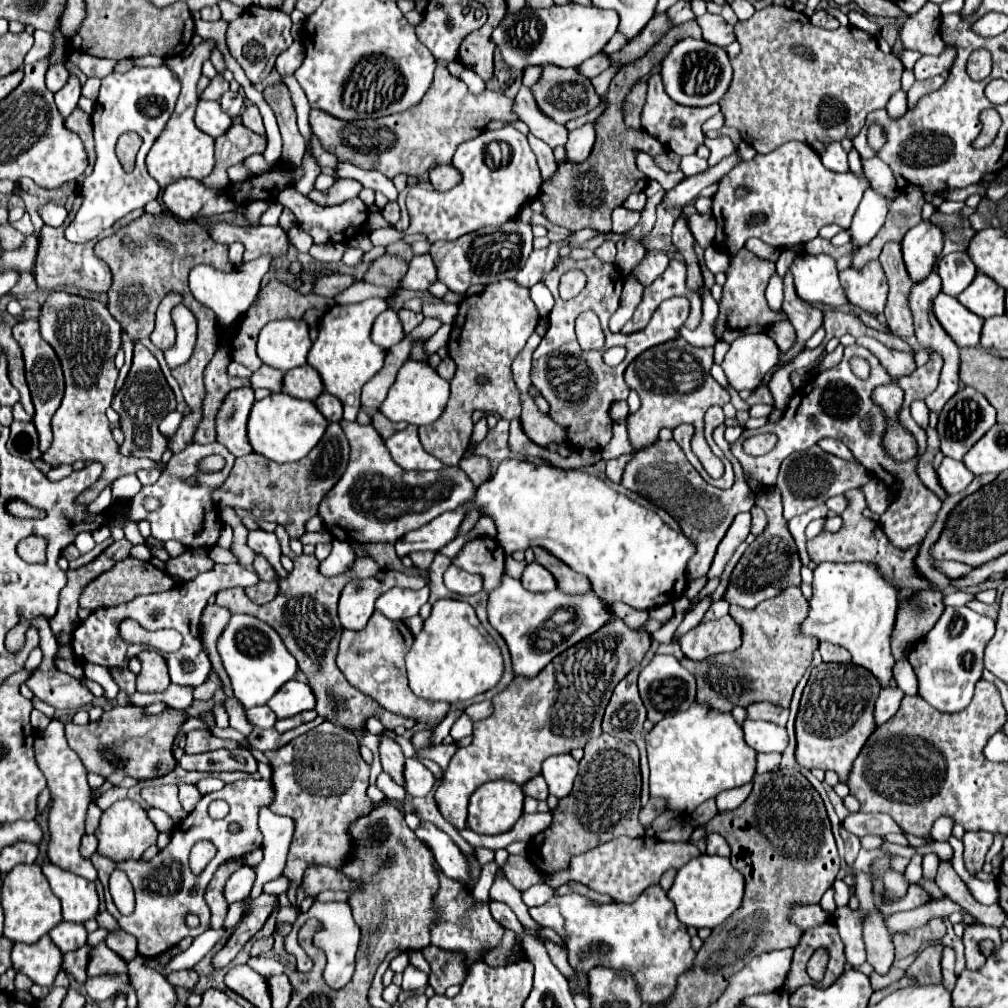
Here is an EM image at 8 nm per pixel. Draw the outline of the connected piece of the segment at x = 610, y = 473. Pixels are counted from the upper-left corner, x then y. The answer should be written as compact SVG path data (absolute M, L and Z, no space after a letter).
M682 338L674 340L674 342L666 342L666 344L658 344L656 348L650 348L648 352L642 352L624 372L624 380L628 384L628 388L636 390L640 400L642 400L642 406L636 414L632 414L628 418L628 440L634 448L632 454L624 454L624 456L618 456L618 458L612 458L608 460L608 466L606 466L606 476L612 480L612 482L620 482L622 478L622 472L624 472L624 466L630 462L630 458L638 452L638 450L644 450L646 446L652 446L656 440L658 440L658 432L662 428L676 428L678 424L692 424L696 428L702 428L704 424L704 414L710 406L718 404L718 406L724 406L730 402L730 394L710 376L710 366L712 366L712 348L704 348L704 350L698 350L694 346L690 346L688 342L682 342Z

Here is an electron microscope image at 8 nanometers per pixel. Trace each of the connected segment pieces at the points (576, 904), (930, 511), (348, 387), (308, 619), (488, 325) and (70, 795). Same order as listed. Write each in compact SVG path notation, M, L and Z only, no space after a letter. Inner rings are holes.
M658 884L644 890L632 904L594 904L580 894L554 896L546 904L530 908L530 916L536 924L560 934L572 968L588 972L596 966L610 966L632 972L642 1000L650 1006L664 1002L674 992L678 976L692 968L696 958L686 926L680 924L672 902Z
M858 344L848 346L844 350L842 362L836 368L822 372L812 382L808 382L806 386L802 386L794 392L792 400L790 400L790 404L784 412L784 418L778 424L766 424L766 426L760 428L762 432L772 432L772 434L778 436L778 442L776 442L772 452L768 452L764 456L758 456L758 458L744 456L742 442L746 438L754 436L754 432L756 432L756 430L744 430L742 438L732 446L732 454L740 460L740 464L744 466L744 472L748 476L758 480L762 486L774 486L778 470L780 470L780 462L786 456L790 456L792 452L798 452L798 450L806 450L806 448L814 446L820 438L826 438L826 436L842 440L852 450L854 458L860 464L864 464L870 472L874 472L874 476L878 480L882 480L890 490L896 490L894 502L880 516L878 524L884 528L884 534L888 536L888 540L894 546L906 550L906 548L918 544L924 538L924 534L928 532L928 528L932 526L932 522L936 518L936 512L940 510L940 498L936 494L932 494L920 482L920 478L916 474L916 458L912 458L908 462L898 462L898 460L892 460L892 456L888 456L884 452L884 446L882 446L884 416L872 400L872 390L878 388L880 384L884 384L884 368L878 362L878 358L874 354L870 354L866 348L858 346ZM852 358L864 358L870 364L870 376L866 380L858 378L852 372L852 368L850 368ZM870 412L872 412L872 418L874 418L874 438L866 436L860 430L860 420Z
M370 298L360 304L336 304L324 314L320 322L320 334L308 354L308 364L320 374L324 390L342 402L344 420L356 420L360 410L360 390L384 364L386 350L370 340L374 318L384 310L386 302L382 298Z
M276 526L274 534L280 540L282 554L286 554L294 562L294 570L290 572L290 576L278 580L278 594L276 594L276 598L272 602L268 602L268 604L258 606L252 600L248 600L248 596L246 596L243 588L236 587L219 592L216 595L215 603L228 608L232 614L256 616L256 618L264 620L266 624L270 624L280 634L280 638L284 640L288 652L298 660L300 672L304 672L304 676L308 678L308 686L312 688L312 692L316 696L316 708L314 710L324 720L340 724L342 728L356 730L358 724L362 726L362 722L366 718L374 716L388 730L394 730L396 726L412 728L416 724L416 720L406 718L406 716L398 716L398 714L392 714L392 712L384 710L380 704L376 704L376 700L368 698L366 694L362 694L354 686L350 686L348 680L344 678L344 674L336 666L336 652L338 652L340 634L342 634L342 624L340 624L338 612L336 612L340 592L342 592L344 584L350 582L352 578L358 578L358 580L370 578L370 576L374 576L380 570L380 566L372 558L358 558L356 564L352 566L352 572L344 572L344 576L328 578L328 576L324 576L318 570L320 568L320 560L313 554L294 556L294 552L290 550L290 536L286 534L286 530L282 526ZM348 712L354 712L354 714L360 712L364 718L360 722L354 720L354 722L350 722L354 726L348 726Z
M514 280L488 284L484 292L466 296L458 308L448 340L448 354L456 362L456 374L450 380L450 400L436 422L418 428L424 450L444 466L458 466L464 456L472 434L474 410L498 412L504 414L506 420L520 414L520 394L512 380L510 366L538 324L538 312L528 296L528 288L516 286ZM478 374L488 374L490 382L486 386L478 386Z
M56 718L46 726L46 730L42 730L36 736L34 752L36 752L36 764L48 780L48 790L50 790L50 798L52 798L50 812L48 812L48 830L50 830L48 858L52 864L94 882L98 878L96 868L92 866L90 860L82 858L78 852L80 840L84 836L86 810L92 802L92 792L88 788L88 770L84 768L80 756L68 746L66 736L64 736L64 724Z

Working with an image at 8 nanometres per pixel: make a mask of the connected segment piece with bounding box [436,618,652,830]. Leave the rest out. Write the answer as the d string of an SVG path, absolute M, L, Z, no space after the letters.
M616 618L586 640L558 654L540 676L532 680L516 678L506 690L498 692L492 698L492 716L474 722L472 744L458 748L444 772L442 784L436 790L440 814L454 828L464 830L468 800L478 786L496 778L506 778L522 786L540 774L540 766L548 756L584 748L590 738L600 736L600 722L612 690L642 662L650 644L652 636L648 632L630 630Z

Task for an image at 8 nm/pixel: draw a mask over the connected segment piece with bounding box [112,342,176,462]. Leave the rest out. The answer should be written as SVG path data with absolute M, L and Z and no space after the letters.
M140 342L134 346L132 368L128 372L128 378L126 378L124 386L114 396L112 408L120 414L120 428L126 436L126 456L150 458L150 460L158 462L162 458L164 450L166 450L166 438L160 434L158 424L162 422L162 418L168 412L176 410L176 400L174 400L172 388L168 386L160 366L158 366L158 360Z

